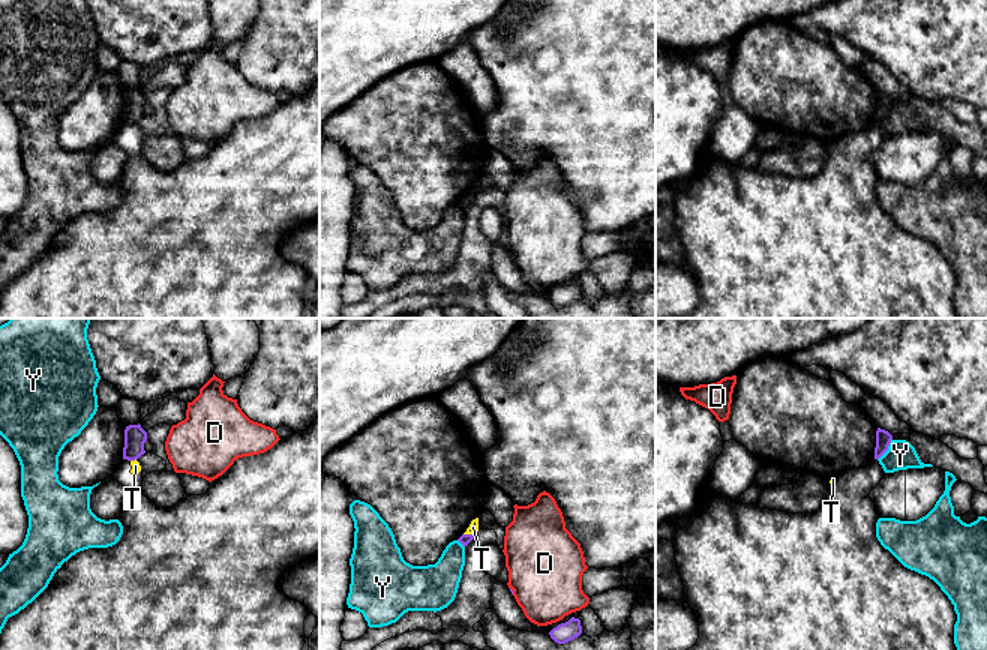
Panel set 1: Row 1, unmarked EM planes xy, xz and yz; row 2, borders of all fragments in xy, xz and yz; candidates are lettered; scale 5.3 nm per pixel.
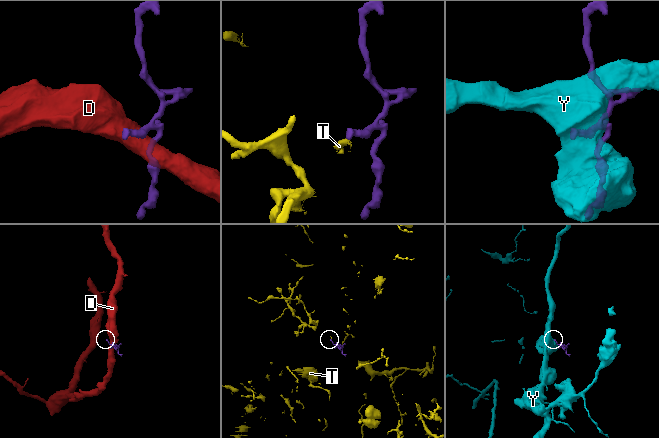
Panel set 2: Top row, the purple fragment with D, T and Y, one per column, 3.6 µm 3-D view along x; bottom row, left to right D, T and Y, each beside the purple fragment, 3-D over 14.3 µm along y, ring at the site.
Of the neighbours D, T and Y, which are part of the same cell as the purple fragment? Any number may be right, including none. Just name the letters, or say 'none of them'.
none of them

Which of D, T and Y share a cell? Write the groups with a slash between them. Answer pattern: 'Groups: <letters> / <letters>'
Groups: D / T / Y

